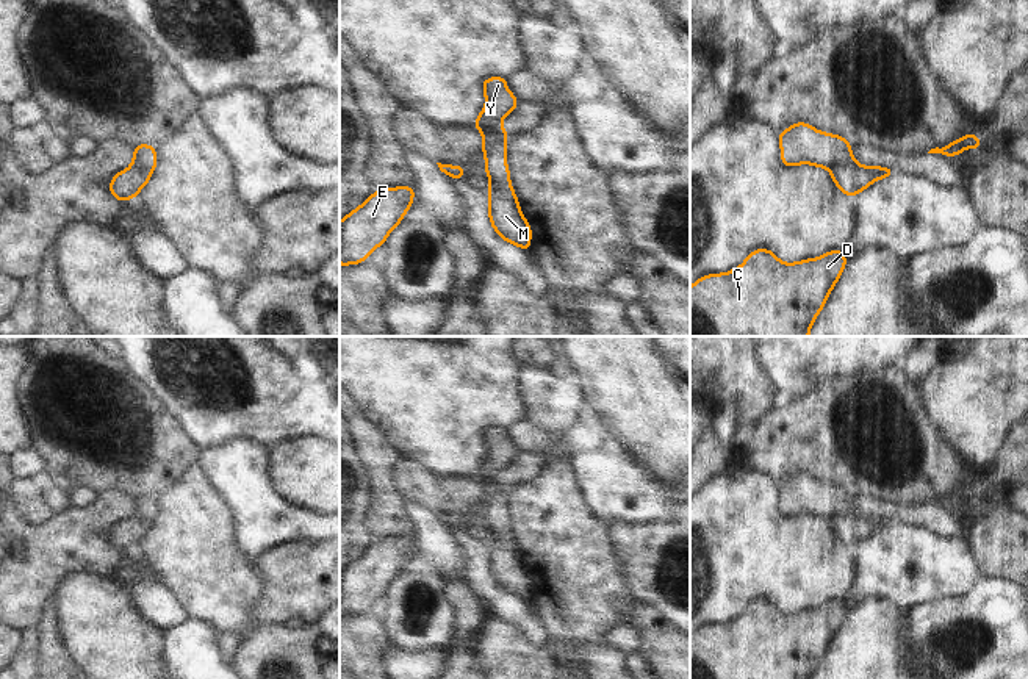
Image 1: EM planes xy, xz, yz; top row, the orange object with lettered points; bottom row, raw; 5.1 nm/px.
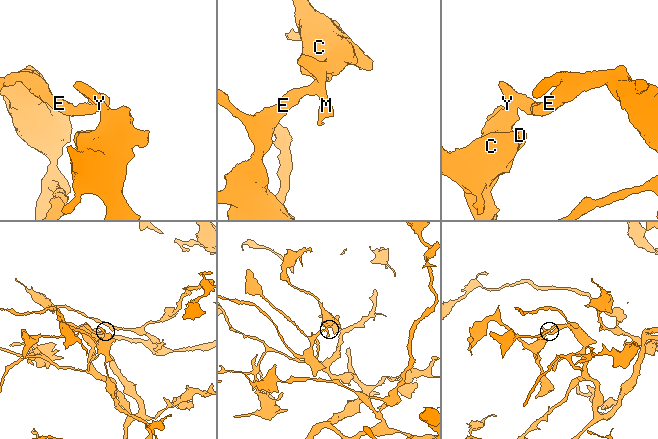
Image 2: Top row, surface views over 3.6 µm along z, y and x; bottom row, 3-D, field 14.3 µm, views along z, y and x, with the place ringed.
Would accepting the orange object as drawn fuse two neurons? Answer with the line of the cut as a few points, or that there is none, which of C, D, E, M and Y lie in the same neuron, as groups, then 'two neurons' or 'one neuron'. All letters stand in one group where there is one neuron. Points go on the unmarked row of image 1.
cut yz (830, 520), (839, 515), (859, 515), (869, 523), (872, 532); groups C D M Y / E; two neurons

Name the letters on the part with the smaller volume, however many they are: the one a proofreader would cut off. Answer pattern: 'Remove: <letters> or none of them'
Remove: C, D, M, Y

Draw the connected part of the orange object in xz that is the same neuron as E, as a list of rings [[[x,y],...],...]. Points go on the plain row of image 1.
[[[415,537],[386,538],[372,543],[340,573],[340,615],[360,615],[383,596],[413,554]]]

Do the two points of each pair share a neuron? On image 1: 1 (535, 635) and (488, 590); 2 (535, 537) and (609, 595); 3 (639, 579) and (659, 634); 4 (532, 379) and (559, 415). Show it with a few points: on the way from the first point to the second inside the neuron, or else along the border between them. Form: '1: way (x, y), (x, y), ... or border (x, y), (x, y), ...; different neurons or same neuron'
1: way (526, 623), (501, 603); same neuron
2: way (554, 548), (590, 584); same neuron
3: border (637, 599), (650, 604), (673, 625); different neurons
4: way (539, 388), (553, 405); same neuron

